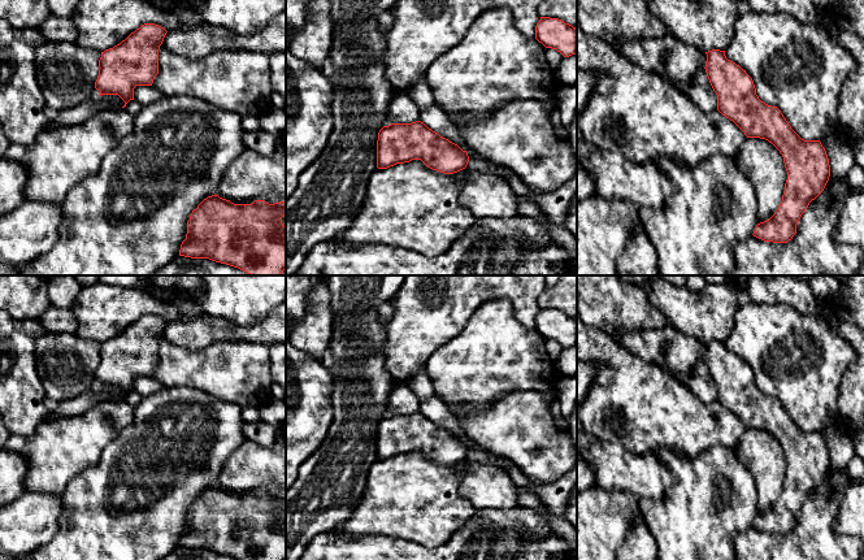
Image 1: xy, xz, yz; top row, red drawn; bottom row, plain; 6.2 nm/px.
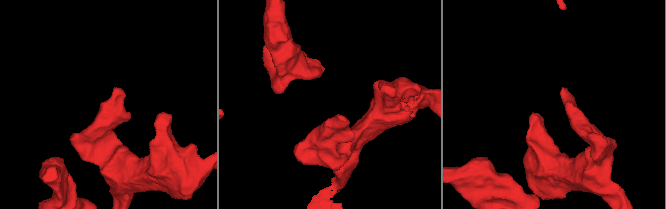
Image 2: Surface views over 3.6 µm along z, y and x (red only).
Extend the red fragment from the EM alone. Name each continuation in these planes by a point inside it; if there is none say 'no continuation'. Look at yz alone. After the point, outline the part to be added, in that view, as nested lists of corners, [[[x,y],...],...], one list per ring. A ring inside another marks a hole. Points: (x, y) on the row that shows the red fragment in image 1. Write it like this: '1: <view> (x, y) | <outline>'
no continuation

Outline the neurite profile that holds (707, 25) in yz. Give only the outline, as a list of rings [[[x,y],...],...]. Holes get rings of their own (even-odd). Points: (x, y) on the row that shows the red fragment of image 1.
[[[650,0],[650,10],[664,23],[669,34],[704,52],[728,49],[739,17],[737,0]]]

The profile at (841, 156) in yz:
[[[845,134],[825,135],[820,142],[829,159],[830,175],[837,179],[847,179],[850,169],[855,165],[848,138]]]

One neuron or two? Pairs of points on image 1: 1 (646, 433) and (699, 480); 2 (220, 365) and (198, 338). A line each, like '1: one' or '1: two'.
1: two
2: two

